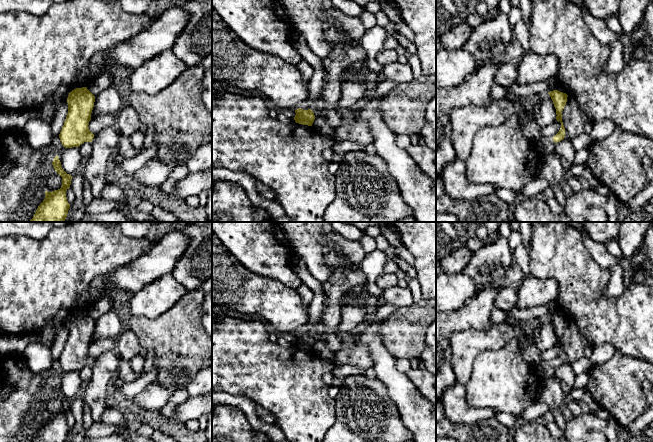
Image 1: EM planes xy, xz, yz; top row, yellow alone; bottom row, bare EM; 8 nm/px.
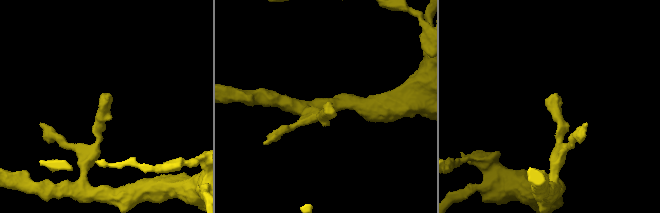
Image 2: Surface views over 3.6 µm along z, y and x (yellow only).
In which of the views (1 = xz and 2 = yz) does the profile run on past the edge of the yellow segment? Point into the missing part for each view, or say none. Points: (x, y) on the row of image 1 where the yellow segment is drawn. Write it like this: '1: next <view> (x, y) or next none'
1: next none
2: next none

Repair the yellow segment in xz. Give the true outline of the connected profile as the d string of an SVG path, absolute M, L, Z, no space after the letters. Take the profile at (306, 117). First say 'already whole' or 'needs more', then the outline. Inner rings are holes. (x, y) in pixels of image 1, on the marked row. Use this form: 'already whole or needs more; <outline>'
already whole; M298 108L295 110L295 113L296 115L294 117L294 120L296 123L312 126L315 120L315 115L311 109L303 110L301 108Z

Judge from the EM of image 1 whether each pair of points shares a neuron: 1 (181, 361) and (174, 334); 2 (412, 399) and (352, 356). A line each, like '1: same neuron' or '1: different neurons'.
1: same neuron
2: different neurons

